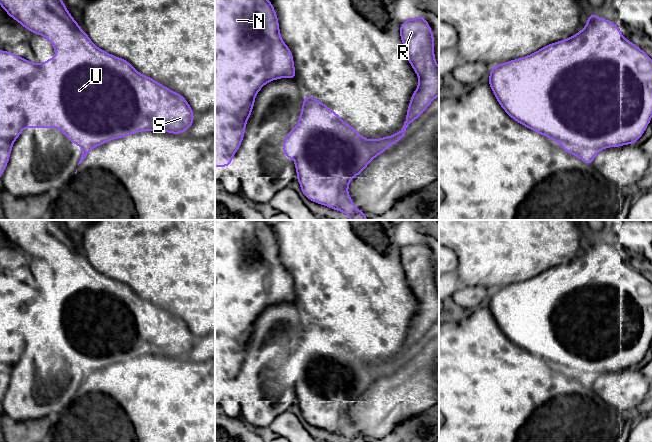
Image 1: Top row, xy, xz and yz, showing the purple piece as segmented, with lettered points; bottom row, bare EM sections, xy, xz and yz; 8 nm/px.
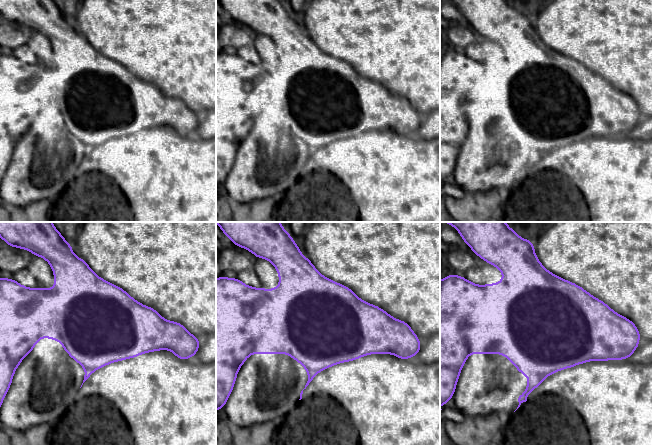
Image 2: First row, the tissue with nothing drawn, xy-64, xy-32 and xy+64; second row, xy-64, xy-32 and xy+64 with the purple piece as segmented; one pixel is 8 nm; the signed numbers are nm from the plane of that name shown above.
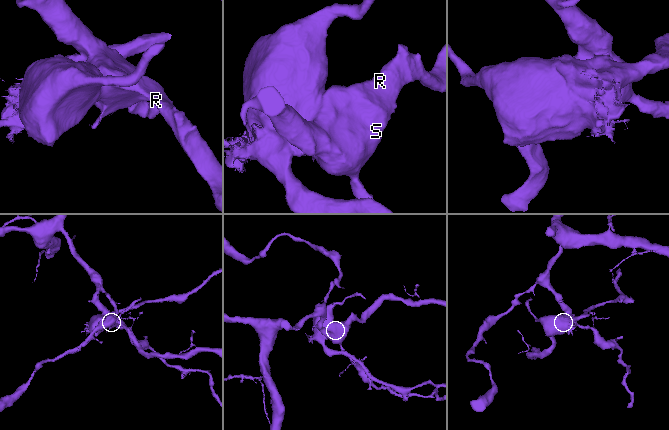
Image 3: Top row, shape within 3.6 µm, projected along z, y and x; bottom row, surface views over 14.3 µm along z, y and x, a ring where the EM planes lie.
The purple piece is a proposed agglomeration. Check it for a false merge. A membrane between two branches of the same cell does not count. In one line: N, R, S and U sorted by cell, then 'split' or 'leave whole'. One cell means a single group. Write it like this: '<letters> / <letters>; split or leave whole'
N / R S U; split

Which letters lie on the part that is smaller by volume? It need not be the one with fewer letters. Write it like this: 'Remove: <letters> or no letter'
Remove: N

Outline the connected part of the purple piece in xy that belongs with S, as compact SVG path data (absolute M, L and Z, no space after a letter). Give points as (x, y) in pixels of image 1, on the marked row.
M0 0L1 7L7 12L7 14L19 22L24 28L28 29L34 34L39 34L44 36L49 40L54 46L54 51L56 53L55 61L57 65L57 77L53 80L60 84L60 97L64 105L64 111L71 121L71 123L80 131L85 132L86 136L84 138L79 138L79 141L89 147L97 147L106 142L117 138L127 137L129 135L135 134L137 132L151 130L151 131L164 131L172 134L181 134L188 130L194 122L194 114L192 108L189 106L187 100L179 93L176 93L169 88L161 85L154 79L147 77L139 73L127 60L116 57L107 53L106 51L98 48L88 37L86 31L83 31L77 21L75 21L71 14L68 12L65 4L62 0Z

